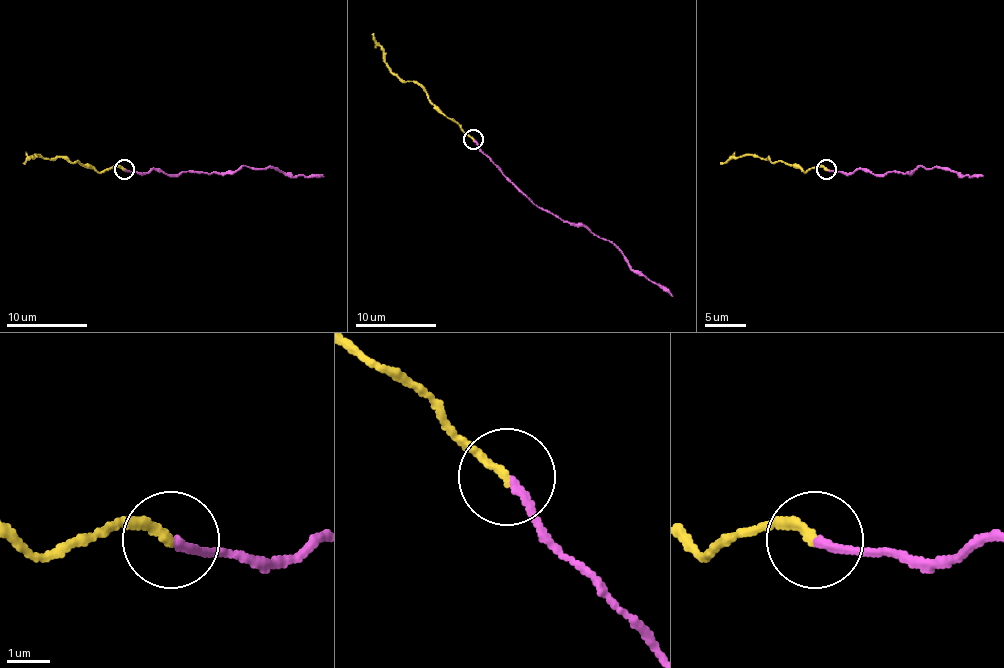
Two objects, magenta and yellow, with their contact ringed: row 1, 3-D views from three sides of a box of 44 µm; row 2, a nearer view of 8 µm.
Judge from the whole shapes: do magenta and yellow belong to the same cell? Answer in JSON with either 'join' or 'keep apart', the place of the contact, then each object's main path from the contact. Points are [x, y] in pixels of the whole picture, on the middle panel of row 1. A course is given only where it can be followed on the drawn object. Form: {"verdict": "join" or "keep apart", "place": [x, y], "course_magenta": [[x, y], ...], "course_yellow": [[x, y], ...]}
{"verdict": "keep apart", "place": [473, 139], "course_magenta": [[473, 139], [534, 204], [563, 220], [585, 224], [609, 240], [642, 275], [660, 283], [672, 295]], "course_yellow": [[473, 139], [445, 115], [421, 87], [398, 78], [388, 66], [380, 44], [372, 34]]}

